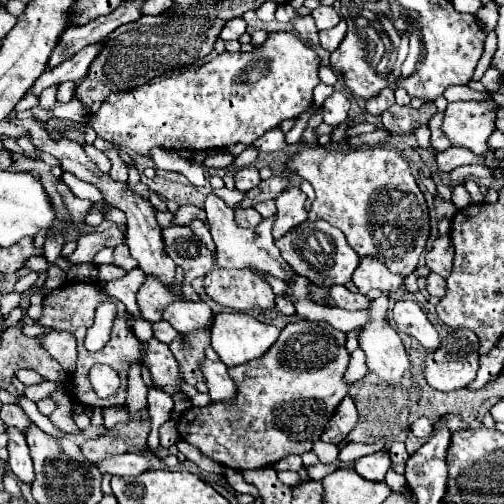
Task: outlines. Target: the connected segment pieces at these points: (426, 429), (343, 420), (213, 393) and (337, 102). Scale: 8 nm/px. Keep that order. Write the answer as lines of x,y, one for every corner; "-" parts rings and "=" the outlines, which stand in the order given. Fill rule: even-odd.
418,418
418,420
410,426
410,430
412,430
412,434
426,438
426,436
432,434
432,424
430,424
426,418
=
346,396
340,404
340,408
336,408
336,418
332,418
332,424
328,424
328,428
324,430
322,440
324,442
332,442
332,444
340,444
350,430
356,426
358,422
358,410
356,404
350,396
=
204,360
202,362
202,372
208,384
208,394
212,402
230,402
238,394
236,382
230,378
228,368
224,362
212,362
=
334,92
324,102
324,122
330,126
338,126
348,118
348,110
350,110
350,100
342,92

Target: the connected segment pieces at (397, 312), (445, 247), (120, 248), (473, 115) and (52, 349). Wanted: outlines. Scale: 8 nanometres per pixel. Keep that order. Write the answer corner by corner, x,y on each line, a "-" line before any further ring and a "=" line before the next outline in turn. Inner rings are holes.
398,300
392,310
392,318
398,332
414,336
426,350
436,352
440,348
440,336
432,322
426,318
424,310
416,302
=
444,236
432,244
432,248
426,252
426,266
440,274
442,278
448,278
454,264
454,246
450,236
=
118,244
118,246
114,248
114,264
120,266
120,268
124,268
124,270
138,268
138,264
136,264
136,260
132,260
126,244
=
450,102
446,112
444,112
442,132
448,136
452,146
468,148
474,154
484,154
486,156
486,166
498,168
500,162
494,160
494,154
488,154
488,146
486,146
486,138
496,130
496,126
494,126
496,110
498,110
496,102
480,102
480,104
478,102
=
50,330
44,336
44,348
48,350
48,354
52,358
56,358
60,362
60,366
64,368
66,374
72,374
76,368
76,336
72,336
72,332
66,330

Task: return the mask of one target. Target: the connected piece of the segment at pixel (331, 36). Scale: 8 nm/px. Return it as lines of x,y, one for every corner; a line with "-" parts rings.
340,20
334,28
328,28
328,30
322,30
320,32
320,44
324,50
328,52
334,52
338,48
338,42
344,38
346,34
346,22

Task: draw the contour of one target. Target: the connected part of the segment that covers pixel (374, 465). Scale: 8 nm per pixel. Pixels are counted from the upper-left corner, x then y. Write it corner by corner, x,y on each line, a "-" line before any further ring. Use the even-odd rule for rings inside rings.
380,450
380,452
374,452
374,454
354,460
354,472
358,472
360,476
364,476
368,480
384,480
390,464
392,464
390,454

